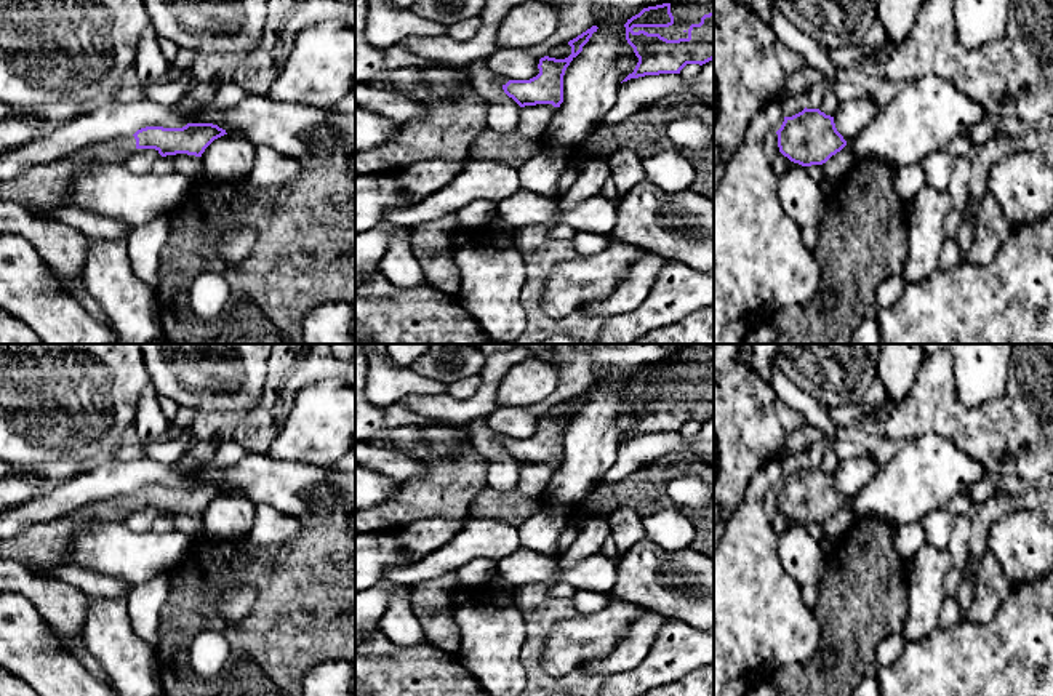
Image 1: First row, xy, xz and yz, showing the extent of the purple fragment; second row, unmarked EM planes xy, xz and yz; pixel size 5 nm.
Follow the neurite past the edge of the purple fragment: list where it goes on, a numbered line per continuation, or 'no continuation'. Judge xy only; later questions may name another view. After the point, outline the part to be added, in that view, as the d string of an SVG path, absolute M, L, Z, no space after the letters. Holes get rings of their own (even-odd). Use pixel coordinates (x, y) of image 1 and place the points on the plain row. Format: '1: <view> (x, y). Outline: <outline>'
1: xy (44, 544). Outline: M133 493L82 506L74 514L38 522L19 534L0 539L0 560L32 563L42 574L62 565L69 538L91 522L123 522L136 507Z

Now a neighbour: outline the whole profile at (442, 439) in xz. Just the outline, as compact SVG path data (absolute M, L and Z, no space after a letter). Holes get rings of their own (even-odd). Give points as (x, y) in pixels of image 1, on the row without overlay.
M432 421L430 424L422 424L424 435L421 442L430 450L437 458L461 456L461 454L477 454L470 440L459 435L459 426L445 421Z

